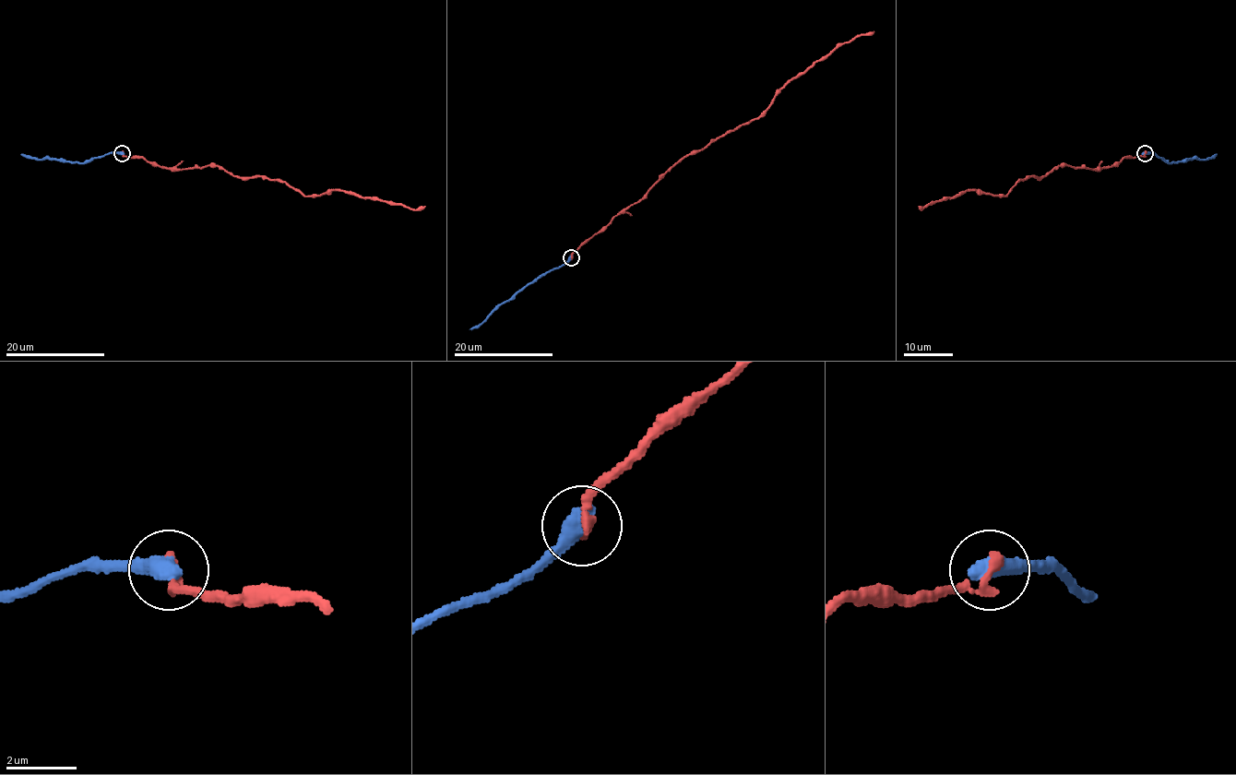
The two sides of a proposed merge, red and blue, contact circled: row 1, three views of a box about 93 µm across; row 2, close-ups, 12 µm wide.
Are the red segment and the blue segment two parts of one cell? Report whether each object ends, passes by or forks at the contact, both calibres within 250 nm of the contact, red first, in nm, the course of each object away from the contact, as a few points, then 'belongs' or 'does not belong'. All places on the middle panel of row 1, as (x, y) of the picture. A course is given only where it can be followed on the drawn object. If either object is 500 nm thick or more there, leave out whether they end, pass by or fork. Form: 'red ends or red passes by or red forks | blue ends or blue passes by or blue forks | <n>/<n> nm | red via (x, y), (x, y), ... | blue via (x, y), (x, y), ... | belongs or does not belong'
320/600 nm | red via (571, 257), (683, 159), (757, 119), (790, 80), (841, 44), (873, 30) | blue via (571, 257), (522, 287), (469, 329) | belongs

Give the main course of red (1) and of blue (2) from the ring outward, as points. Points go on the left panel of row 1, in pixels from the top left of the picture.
1: (123, 153), (160, 167), (219, 166), (234, 175), (279, 179), (308, 196), (341, 191), (410, 209), (424, 207)
2: (123, 153), (109, 153), (83, 162), (32, 159), (21, 153)

